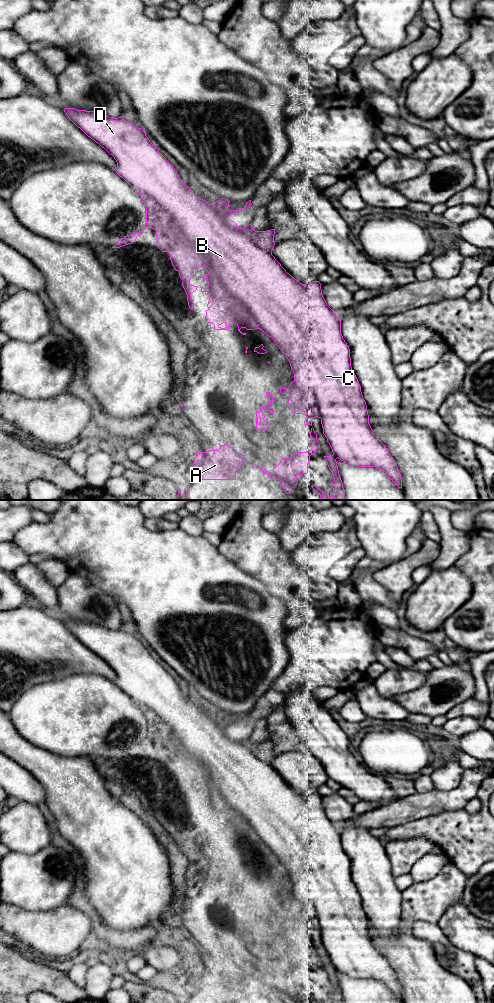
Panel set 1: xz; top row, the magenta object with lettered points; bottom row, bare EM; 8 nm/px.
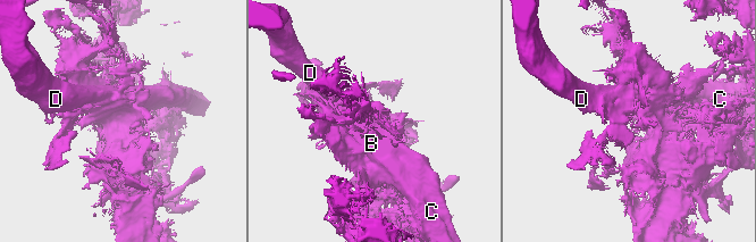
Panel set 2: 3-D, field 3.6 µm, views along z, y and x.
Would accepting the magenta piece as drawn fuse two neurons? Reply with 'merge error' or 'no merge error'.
merge error

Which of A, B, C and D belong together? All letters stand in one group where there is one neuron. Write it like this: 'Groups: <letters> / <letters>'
Groups: A / B C D

